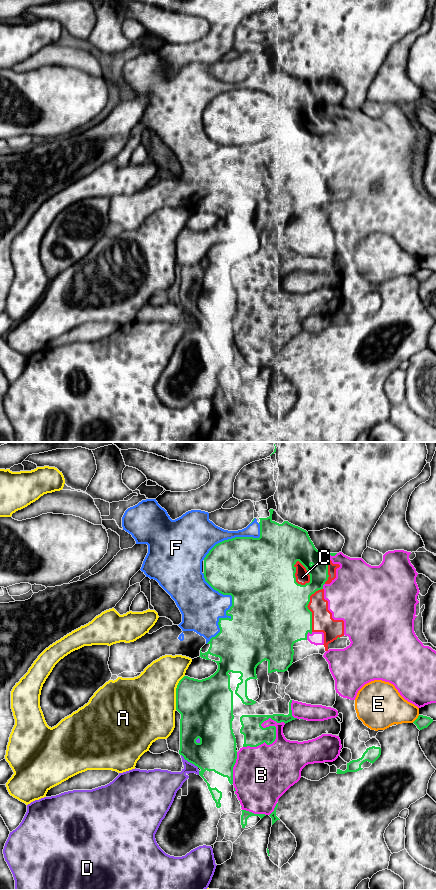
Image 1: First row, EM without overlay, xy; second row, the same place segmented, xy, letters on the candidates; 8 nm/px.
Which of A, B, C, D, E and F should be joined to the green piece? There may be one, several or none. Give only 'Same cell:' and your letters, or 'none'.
Same cell: none

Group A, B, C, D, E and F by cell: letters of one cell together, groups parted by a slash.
A / B C F / D / E

